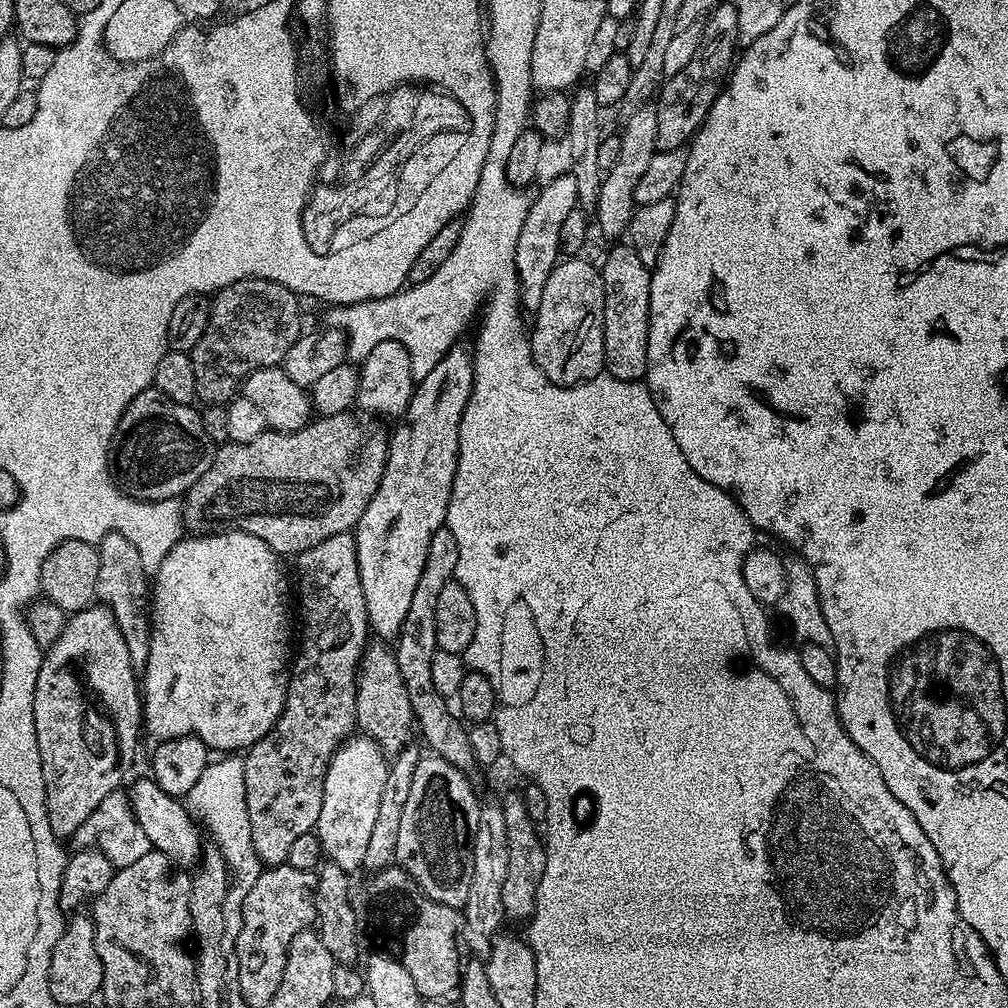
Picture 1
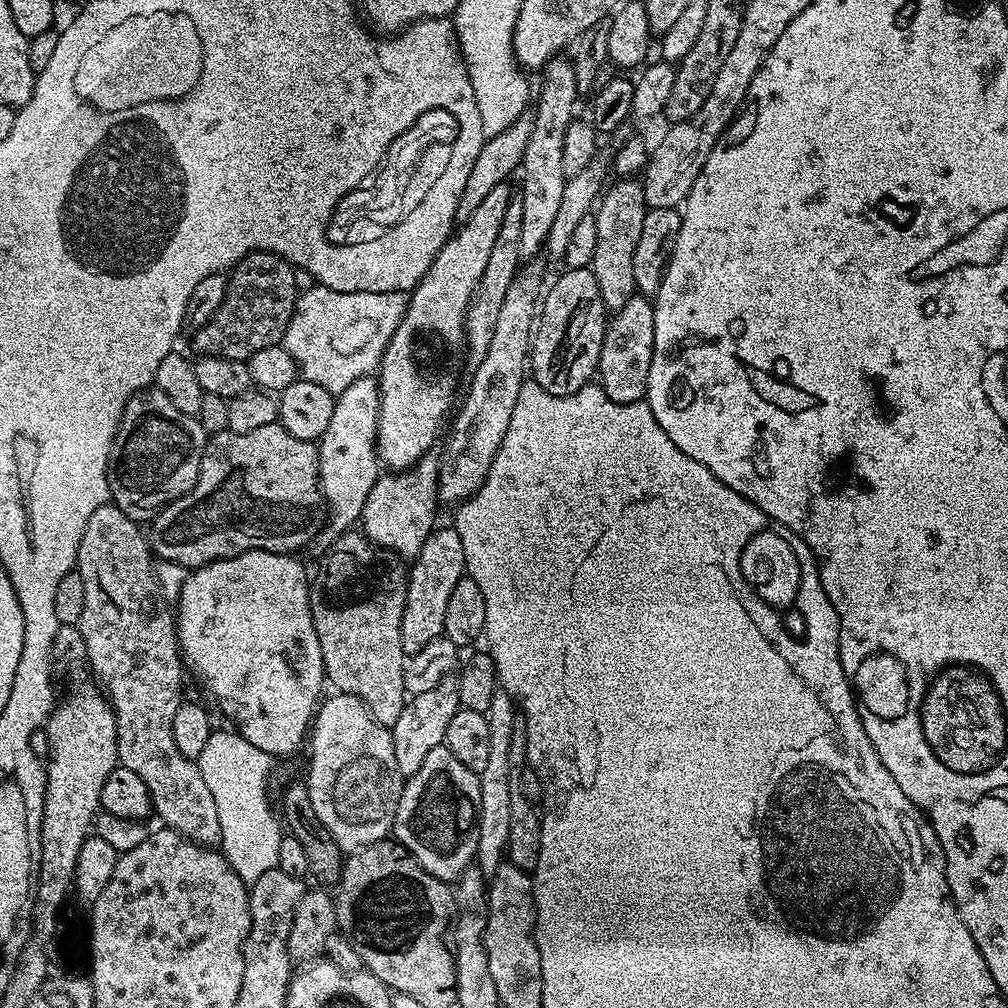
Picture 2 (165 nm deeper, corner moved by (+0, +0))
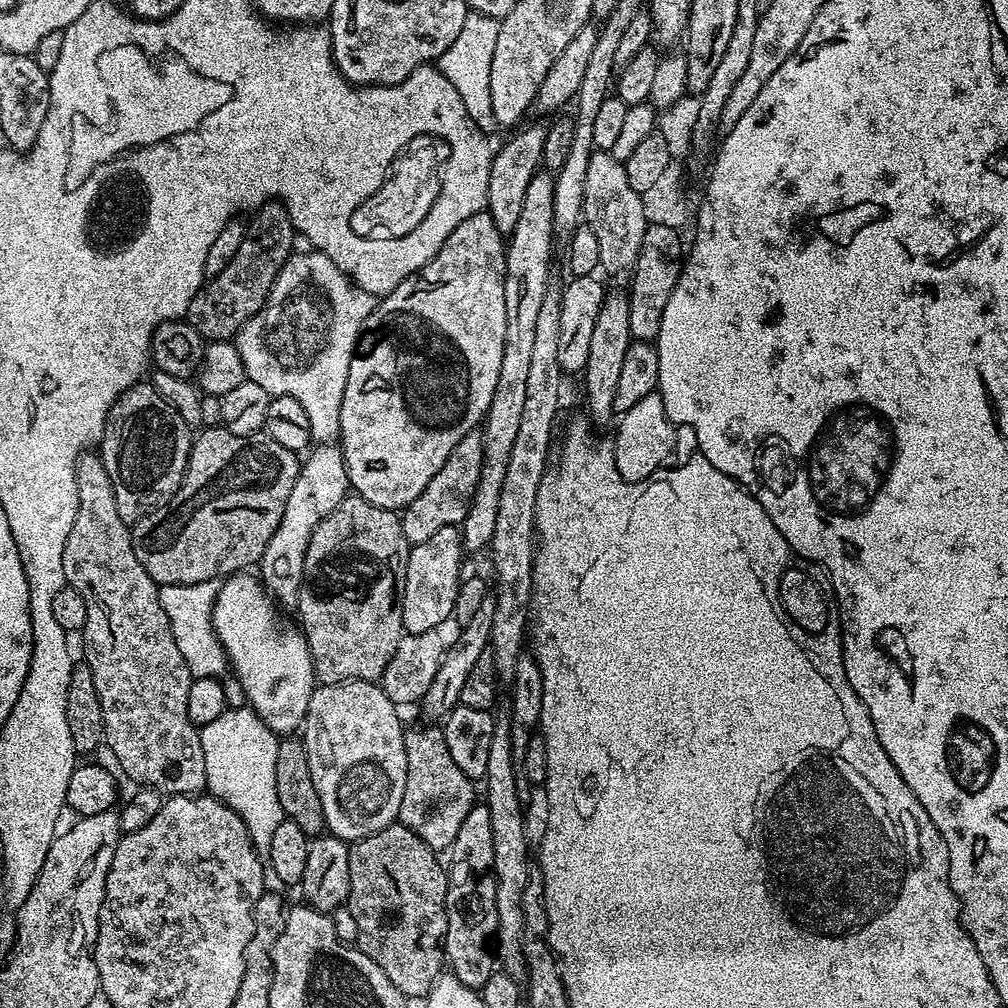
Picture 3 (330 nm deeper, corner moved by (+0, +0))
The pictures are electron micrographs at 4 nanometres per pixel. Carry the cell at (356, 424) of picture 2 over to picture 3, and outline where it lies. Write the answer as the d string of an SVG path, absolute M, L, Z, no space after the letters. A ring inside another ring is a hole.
M321 443L313 447L307 456L301 463L300 473L294 482L294 490L290 490L290 498L286 498L282 522L278 522L278 530L274 530L274 538L270 538L266 550L258 561L259 579L281 609L295 609L296 603L300 601L306 550L318 522L322 522L326 514L333 512L350 492L348 471L344 465L344 451L340 449L339 443Z

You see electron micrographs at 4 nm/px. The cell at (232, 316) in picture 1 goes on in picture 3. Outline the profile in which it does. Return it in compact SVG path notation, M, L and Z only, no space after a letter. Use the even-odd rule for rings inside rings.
M269 202L255 209L247 221L242 246L238 254L230 258L230 266L222 274L205 279L188 307L186 322L205 341L231 341L240 328L266 302L282 266L293 255L292 235L294 229L290 214L279 202Z

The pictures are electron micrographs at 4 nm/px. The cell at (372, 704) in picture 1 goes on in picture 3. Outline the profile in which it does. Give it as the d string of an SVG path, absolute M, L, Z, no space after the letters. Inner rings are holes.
M355 494L345 496L333 512L318 522L306 550L304 581L295 611L300 612L299 627L308 640L312 665L321 685L351 680L376 682L383 677L394 650L398 650L398 642L406 634L398 590L404 587L409 547L402 534L400 516L393 509L374 506Z

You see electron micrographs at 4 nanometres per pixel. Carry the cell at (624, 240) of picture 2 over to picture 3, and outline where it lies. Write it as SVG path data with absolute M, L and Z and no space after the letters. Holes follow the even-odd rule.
M609 291L598 310L598 322L594 322L594 334L590 337L590 354L582 373L584 392L588 395L587 419L593 425L608 424L614 420L614 390L618 390L618 377L626 350L634 343L630 334L630 306L628 297L622 291ZM596 423L596 424L595 424Z

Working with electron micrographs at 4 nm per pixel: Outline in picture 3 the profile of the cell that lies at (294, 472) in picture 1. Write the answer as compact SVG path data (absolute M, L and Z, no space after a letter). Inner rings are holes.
M222 426L204 428L201 433L201 436L199 433L195 437L192 452L188 455L188 465L184 471L180 488L173 494L172 499L168 501L163 509L162 515L164 517L157 524L148 524L149 521L143 519L137 520L135 524L131 525L134 554L138 558L138 562L142 562L146 574L150 574L150 578L158 586L162 584L197 584L207 580L219 581L221 578L227 578L233 574L240 574L251 569L248 567L251 564L253 567L259 561L261 554L270 542L270 538L274 538L274 530L278 530L278 522L282 522L286 498L290 498L290 490L294 490L294 482L300 473L301 457L295 452L286 450L286 446L278 446L278 442L274 442L266 434L239 436L238 434L230 434L230 430L226 430Z

